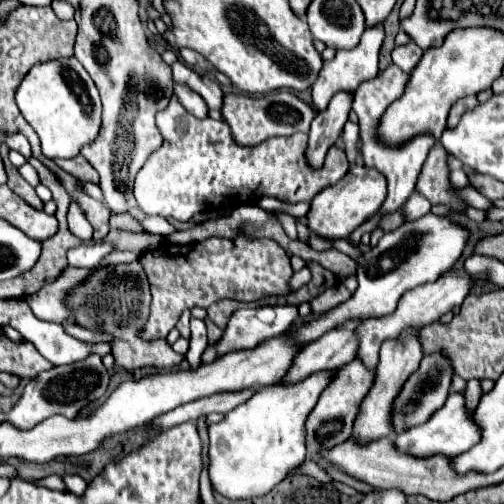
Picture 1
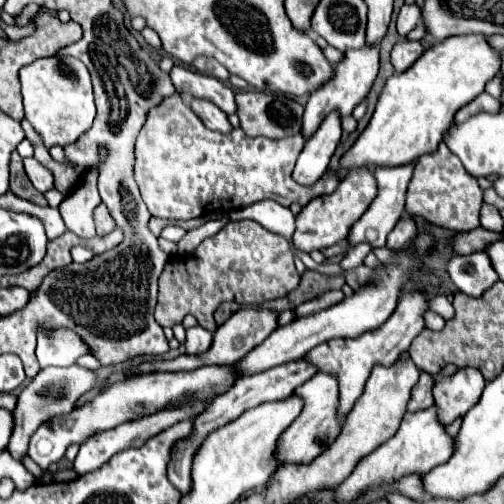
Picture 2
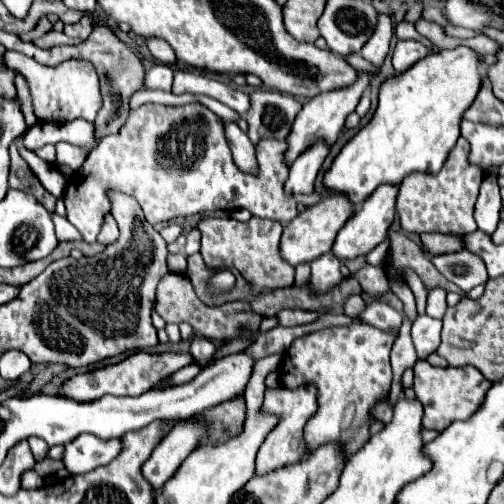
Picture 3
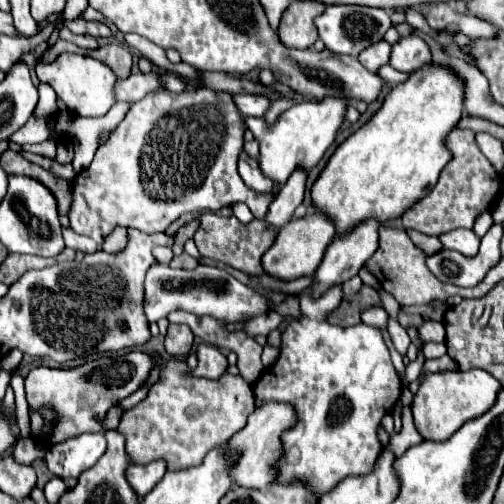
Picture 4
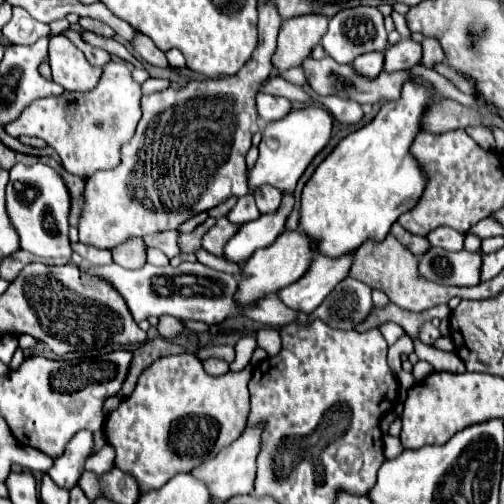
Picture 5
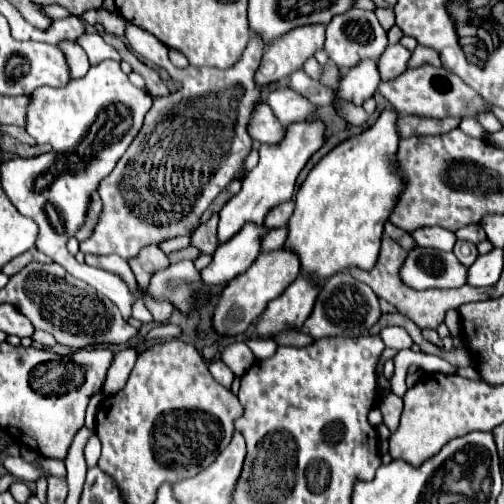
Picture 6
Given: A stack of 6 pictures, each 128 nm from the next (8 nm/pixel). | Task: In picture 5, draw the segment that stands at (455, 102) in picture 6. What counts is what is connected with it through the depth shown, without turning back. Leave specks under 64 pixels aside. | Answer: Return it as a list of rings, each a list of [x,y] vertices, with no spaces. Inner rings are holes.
[[[324,56],[322,60],[314,60],[314,58],[306,58],[300,68],[306,74],[306,84],[318,94],[318,96],[340,96],[346,100],[354,100],[358,104],[374,104],[378,100],[396,100],[400,96],[400,88],[406,80],[412,80],[408,76],[408,72],[380,72],[376,78],[368,78],[368,76],[360,76],[352,64],[338,64],[336,60],[332,60],[330,56]]]

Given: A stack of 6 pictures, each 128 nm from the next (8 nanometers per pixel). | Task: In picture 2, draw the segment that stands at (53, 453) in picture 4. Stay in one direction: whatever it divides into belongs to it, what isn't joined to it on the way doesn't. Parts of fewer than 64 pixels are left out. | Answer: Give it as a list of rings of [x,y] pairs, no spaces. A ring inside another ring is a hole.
[[[194,402],[192,406],[182,406],[182,408],[174,408],[174,410],[168,410],[168,412],[158,412],[158,414],[152,414],[152,416],[146,416],[146,418],[140,418],[136,422],[126,422],[126,424],[120,424],[108,432],[102,432],[100,436],[88,440],[86,444],[80,446],[80,452],[74,460],[74,470],[78,474],[86,474],[86,472],[92,472],[96,468],[100,468],[104,462],[108,462],[116,452],[120,450],[126,450],[126,448],[138,448],[140,444],[144,444],[144,440],[148,440],[150,436],[156,436],[156,432],[162,432],[164,428],[170,428],[172,424],[180,422],[180,420],[194,420],[196,416],[200,416],[200,412],[206,412],[208,404],[206,402]]]

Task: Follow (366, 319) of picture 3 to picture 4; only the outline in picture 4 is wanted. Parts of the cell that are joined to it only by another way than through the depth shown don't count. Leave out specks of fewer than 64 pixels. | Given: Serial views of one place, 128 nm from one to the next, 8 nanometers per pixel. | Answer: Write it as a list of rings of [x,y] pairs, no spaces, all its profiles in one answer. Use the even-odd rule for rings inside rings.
[[[388,318],[388,332],[392,336],[392,342],[396,346],[396,350],[404,356],[406,354],[406,348],[410,344],[410,338],[406,334],[406,328],[402,324],[398,324],[394,318]]]

